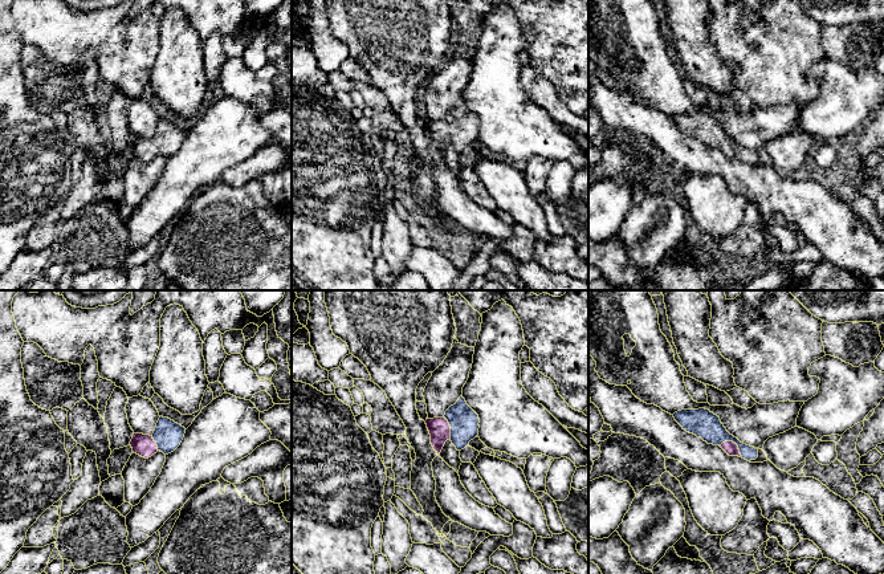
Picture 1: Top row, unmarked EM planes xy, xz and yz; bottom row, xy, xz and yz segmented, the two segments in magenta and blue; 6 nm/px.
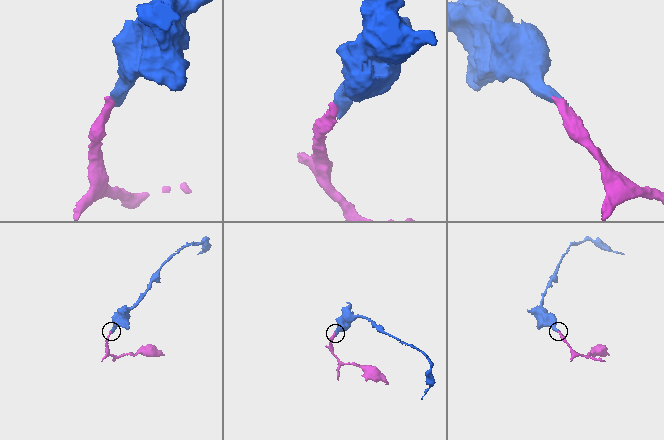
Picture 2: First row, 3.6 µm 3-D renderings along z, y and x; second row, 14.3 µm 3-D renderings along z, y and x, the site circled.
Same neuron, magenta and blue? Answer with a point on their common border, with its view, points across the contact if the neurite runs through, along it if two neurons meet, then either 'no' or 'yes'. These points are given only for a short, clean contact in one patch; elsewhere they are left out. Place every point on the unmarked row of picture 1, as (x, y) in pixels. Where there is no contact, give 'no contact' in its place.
meets magenta in yz at (734, 146); runs through yz (729, 150), (734, 146), (726, 145), (703, 126); yes

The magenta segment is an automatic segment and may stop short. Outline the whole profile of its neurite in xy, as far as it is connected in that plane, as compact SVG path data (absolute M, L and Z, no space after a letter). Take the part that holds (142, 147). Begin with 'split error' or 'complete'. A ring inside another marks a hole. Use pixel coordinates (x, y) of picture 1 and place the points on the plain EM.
split error; M160 119L154 137L134 137L130 144L133 155L148 162L158 154L168 158L174 155L182 146L186 131L168 121Z

